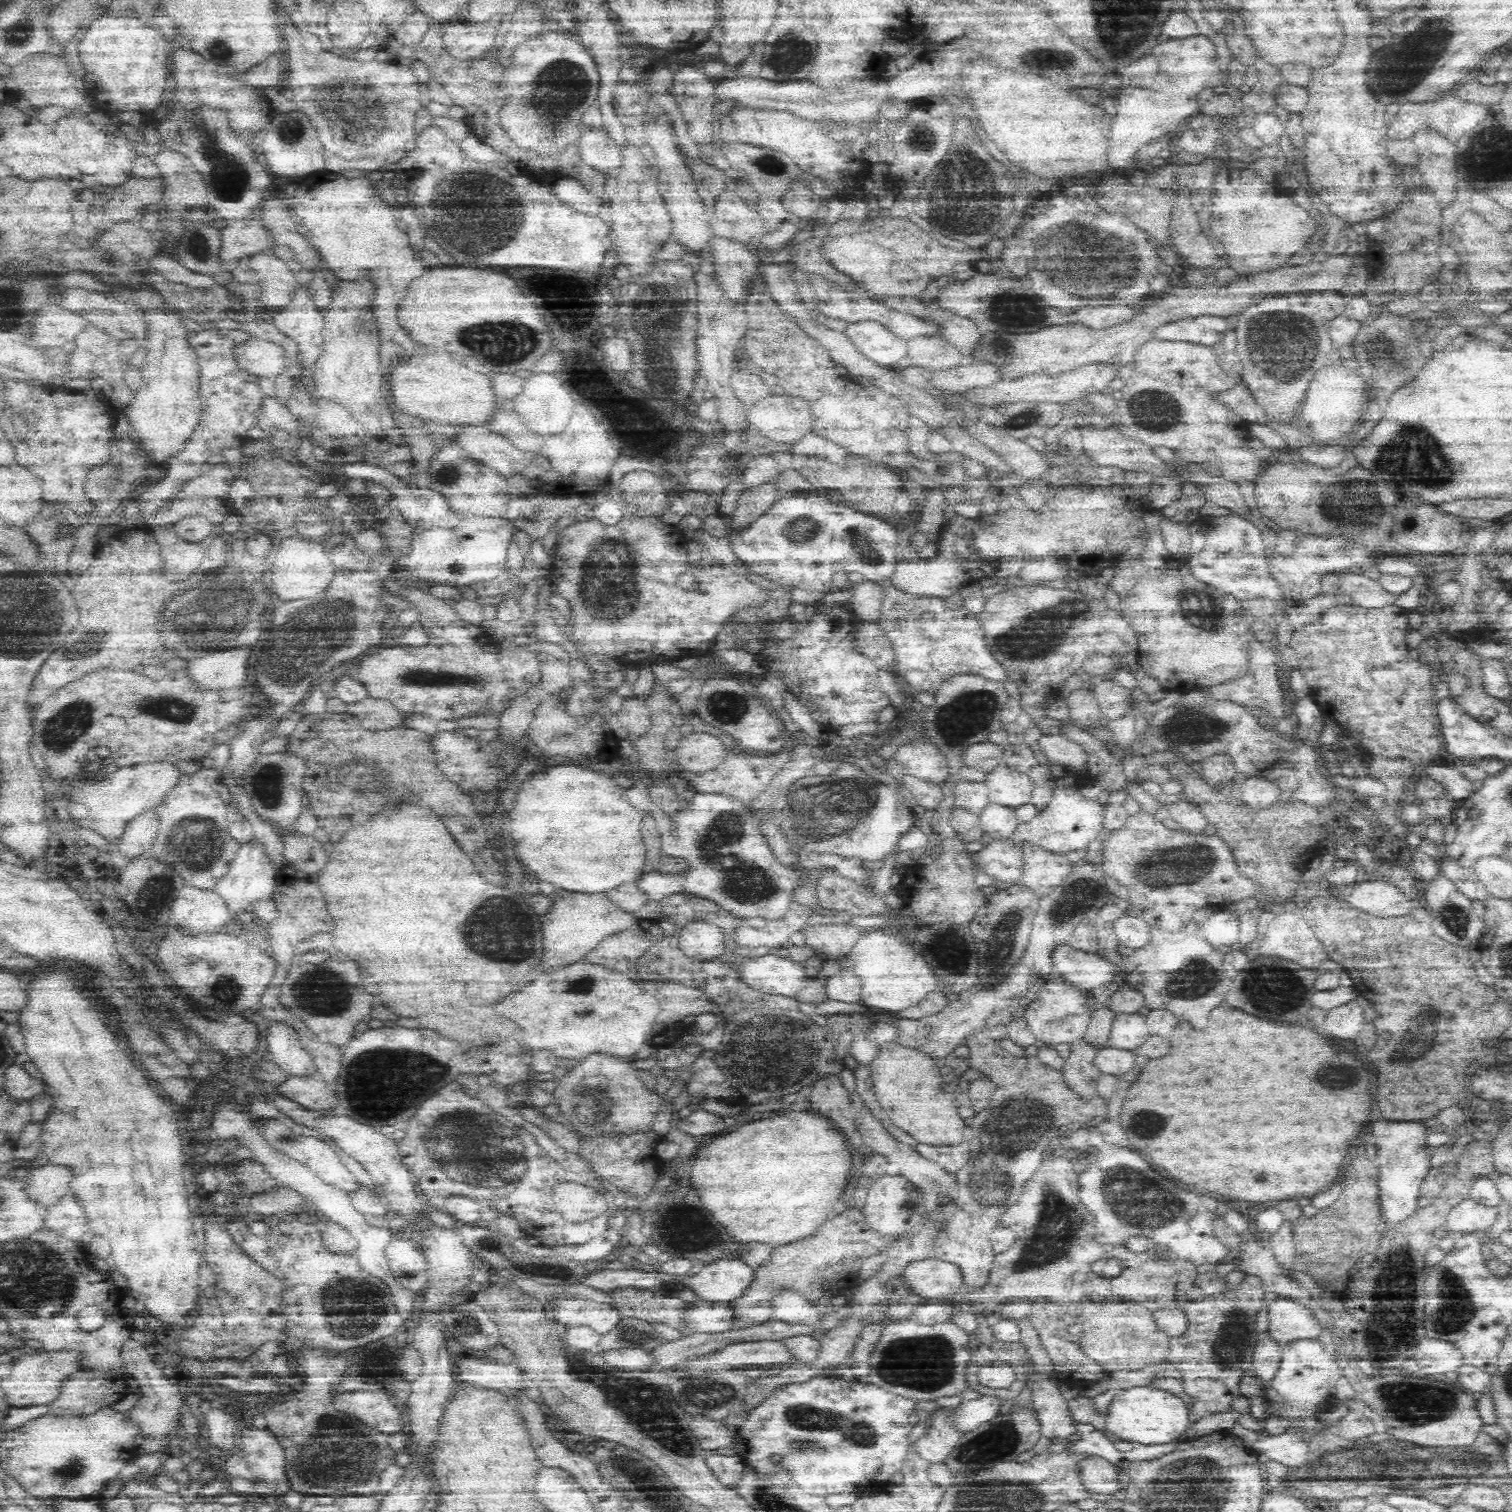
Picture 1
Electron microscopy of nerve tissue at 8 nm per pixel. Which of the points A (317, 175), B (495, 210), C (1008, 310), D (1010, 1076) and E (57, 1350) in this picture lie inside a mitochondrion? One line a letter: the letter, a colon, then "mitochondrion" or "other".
A: other
B: mitochondrion
C: mitochondrion
D: other
E: other

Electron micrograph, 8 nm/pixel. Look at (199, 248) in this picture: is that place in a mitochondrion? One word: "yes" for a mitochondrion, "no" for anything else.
yes

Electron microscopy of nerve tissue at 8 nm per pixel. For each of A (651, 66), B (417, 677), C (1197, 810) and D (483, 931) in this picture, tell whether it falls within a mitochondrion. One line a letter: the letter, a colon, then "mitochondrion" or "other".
A: other
B: mitochondrion
C: other
D: mitochondrion

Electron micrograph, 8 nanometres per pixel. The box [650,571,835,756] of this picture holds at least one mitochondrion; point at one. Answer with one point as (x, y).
(727, 708)

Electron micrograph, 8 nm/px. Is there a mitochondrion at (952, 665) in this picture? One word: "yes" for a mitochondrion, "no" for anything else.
no

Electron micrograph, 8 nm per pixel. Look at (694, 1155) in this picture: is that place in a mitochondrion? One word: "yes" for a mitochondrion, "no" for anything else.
no

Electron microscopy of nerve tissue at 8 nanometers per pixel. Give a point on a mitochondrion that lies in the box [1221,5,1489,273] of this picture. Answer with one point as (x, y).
(1401, 69)

